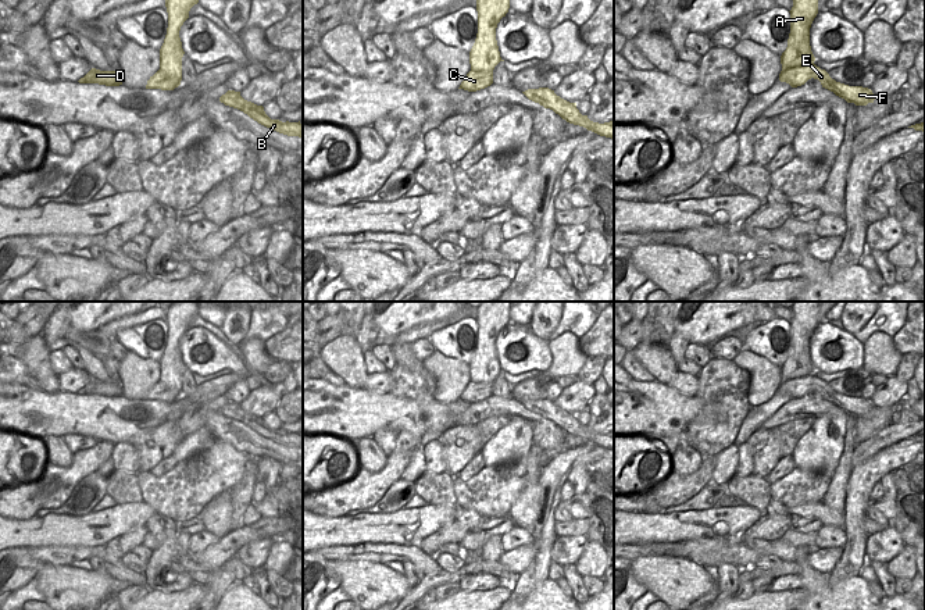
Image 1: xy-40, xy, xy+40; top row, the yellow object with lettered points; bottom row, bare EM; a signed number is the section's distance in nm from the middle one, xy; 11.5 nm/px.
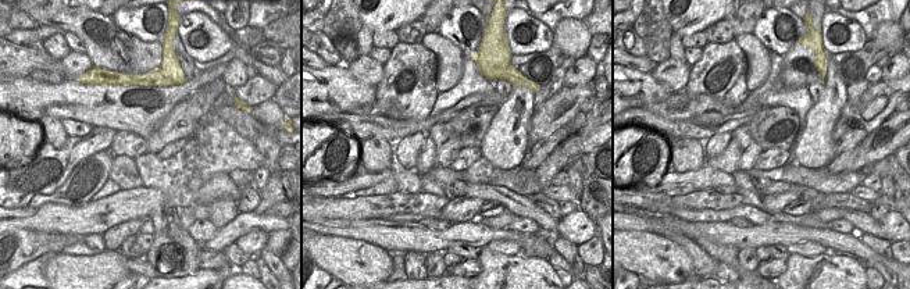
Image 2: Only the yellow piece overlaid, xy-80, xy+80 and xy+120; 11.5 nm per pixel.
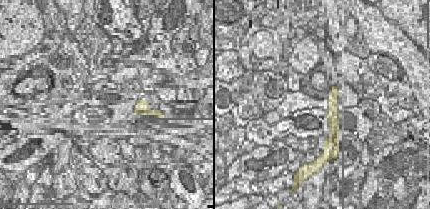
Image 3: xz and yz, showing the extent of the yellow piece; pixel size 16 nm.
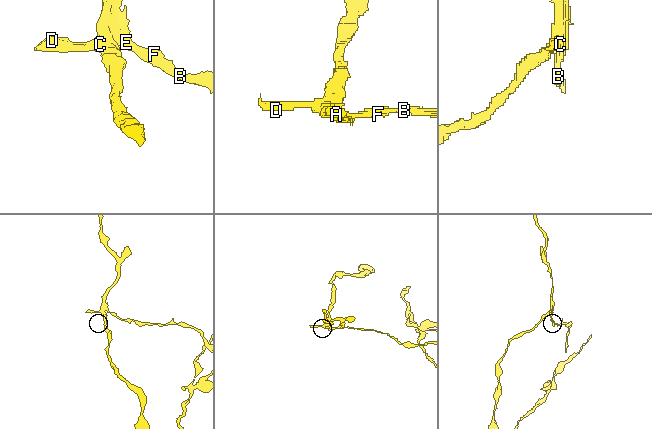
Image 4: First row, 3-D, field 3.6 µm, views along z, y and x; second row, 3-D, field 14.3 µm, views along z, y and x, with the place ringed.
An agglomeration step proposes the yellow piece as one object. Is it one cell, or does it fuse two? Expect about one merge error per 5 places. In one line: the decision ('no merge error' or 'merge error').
merge error

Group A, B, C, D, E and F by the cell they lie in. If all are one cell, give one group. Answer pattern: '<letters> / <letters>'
A / B C D E F

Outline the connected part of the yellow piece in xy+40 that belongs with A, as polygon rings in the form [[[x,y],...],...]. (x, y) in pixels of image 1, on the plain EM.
[[[796,302],[790,308],[790,345],[788,358],[781,367],[782,382],[814,375],[810,357],[810,339],[818,325],[821,302]]]

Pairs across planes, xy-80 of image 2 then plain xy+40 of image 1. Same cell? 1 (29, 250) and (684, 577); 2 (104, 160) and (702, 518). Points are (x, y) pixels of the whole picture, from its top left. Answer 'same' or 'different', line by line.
1: different
2: different

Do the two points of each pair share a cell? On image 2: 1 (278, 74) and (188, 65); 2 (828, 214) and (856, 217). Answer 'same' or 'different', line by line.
1: different
2: same

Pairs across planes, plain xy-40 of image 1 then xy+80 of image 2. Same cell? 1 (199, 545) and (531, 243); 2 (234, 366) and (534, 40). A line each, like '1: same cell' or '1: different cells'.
1: different cells
2: same cell

